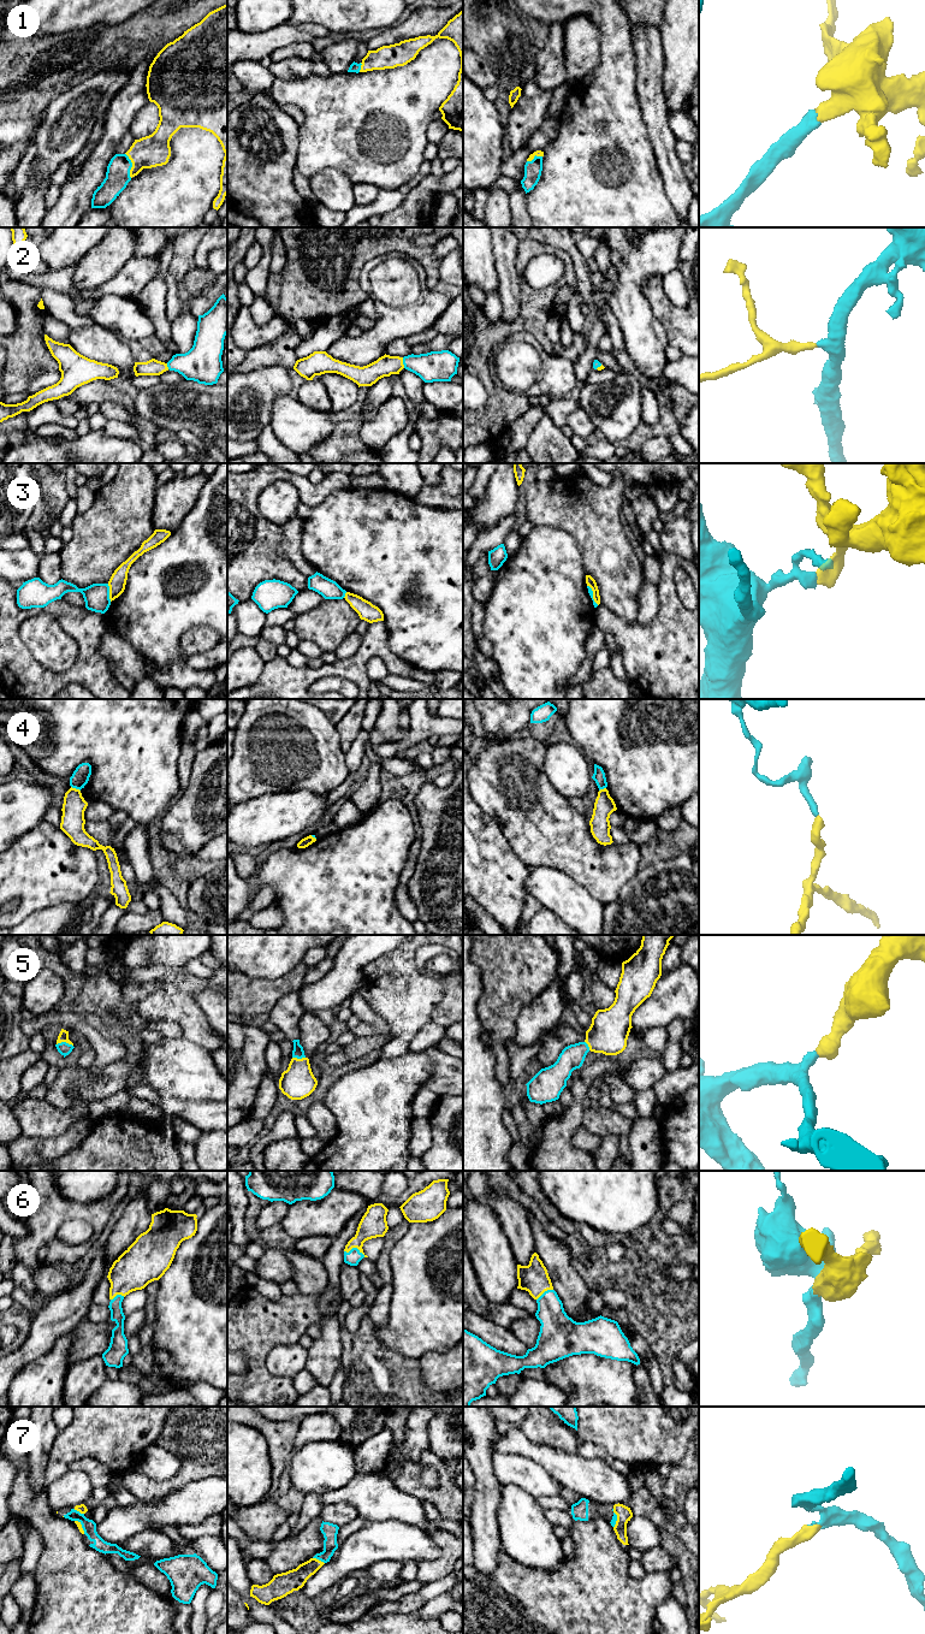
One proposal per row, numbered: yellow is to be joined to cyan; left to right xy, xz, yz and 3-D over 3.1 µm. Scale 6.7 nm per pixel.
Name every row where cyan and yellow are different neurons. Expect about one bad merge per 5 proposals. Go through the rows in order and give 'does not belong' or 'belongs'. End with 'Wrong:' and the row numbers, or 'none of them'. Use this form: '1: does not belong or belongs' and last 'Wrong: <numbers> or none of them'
1: belongs
2: belongs
3: does not belong
4: does not belong
5: belongs
6: belongs
7: belongs
Wrong: 3, 4

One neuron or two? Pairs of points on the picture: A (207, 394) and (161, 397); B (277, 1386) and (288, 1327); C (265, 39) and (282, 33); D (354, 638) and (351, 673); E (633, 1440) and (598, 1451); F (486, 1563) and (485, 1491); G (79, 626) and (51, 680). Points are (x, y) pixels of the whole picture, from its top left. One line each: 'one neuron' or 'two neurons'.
A: one neuron
B: one neuron
C: one neuron
D: two neurons
E: two neurons
F: one neuron
G: one neuron

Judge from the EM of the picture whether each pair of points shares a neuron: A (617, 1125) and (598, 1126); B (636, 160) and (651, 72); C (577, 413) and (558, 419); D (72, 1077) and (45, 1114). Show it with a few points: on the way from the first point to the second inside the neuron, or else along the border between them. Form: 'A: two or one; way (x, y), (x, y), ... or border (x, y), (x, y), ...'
A: one; way (612, 1125), (603, 1125)
B: two; border (636, 93), (647, 136), (653, 147)
C: two; border (579, 404), (571, 412), (565, 424)
D: two; border (46, 1097), (59, 1106)

